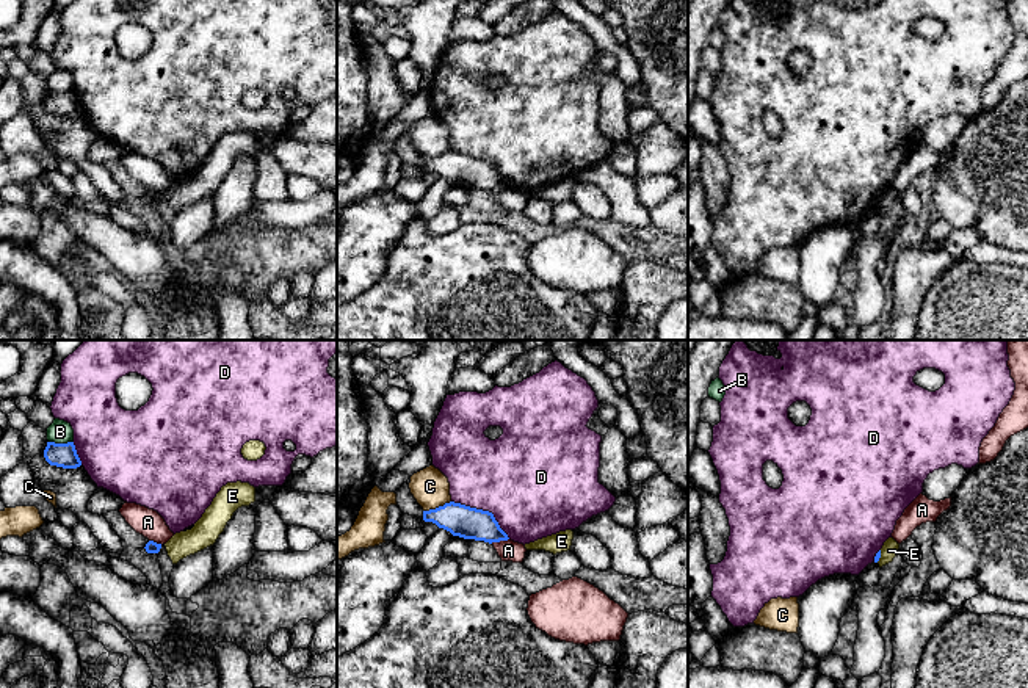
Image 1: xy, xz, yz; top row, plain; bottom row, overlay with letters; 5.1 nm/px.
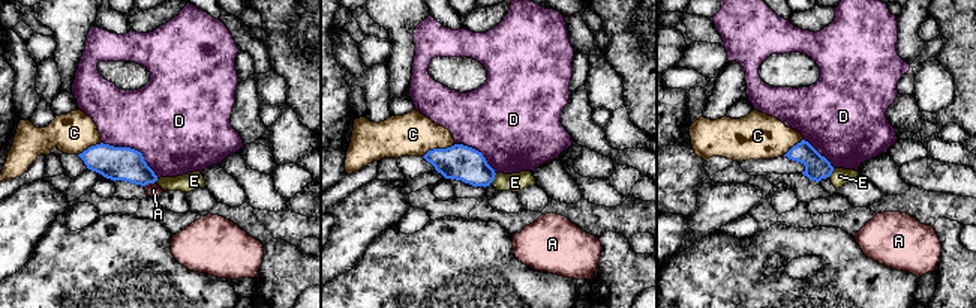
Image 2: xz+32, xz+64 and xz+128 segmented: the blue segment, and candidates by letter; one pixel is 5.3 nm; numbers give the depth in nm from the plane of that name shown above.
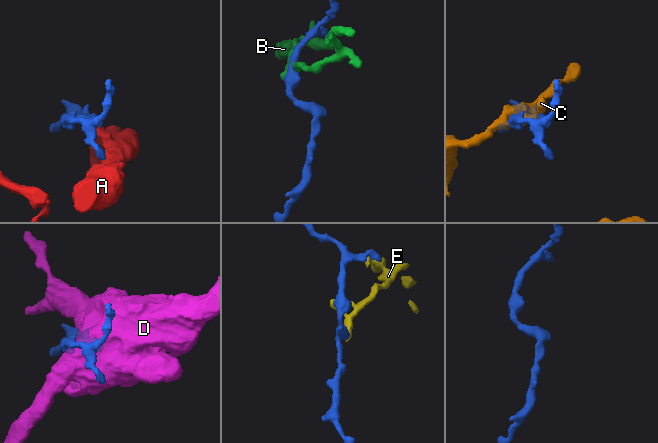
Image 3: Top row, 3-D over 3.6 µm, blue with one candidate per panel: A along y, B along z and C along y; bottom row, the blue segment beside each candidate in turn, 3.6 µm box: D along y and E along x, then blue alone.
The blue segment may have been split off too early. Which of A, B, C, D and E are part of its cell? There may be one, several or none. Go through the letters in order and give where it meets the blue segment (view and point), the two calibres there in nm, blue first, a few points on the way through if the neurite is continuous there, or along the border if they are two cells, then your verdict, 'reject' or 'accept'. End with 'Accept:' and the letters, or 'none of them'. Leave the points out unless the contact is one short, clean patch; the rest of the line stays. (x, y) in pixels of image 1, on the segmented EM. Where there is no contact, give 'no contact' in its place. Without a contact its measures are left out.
A: xz (499, 541) | 160/110 nm | along xz (508, 538), (491, 543) | reject
B: xy (61, 444) | 130/120 nm | along xy (49, 441), (72, 442) | reject
C: xz (436, 508) | 160/190 nm | reject
D: xz (485, 511) | 160/460 nm | reject
E: yz (879, 557) | 30/90 nm | along yz (881, 550), (881, 557), (876, 561) | reject
Accept: none of them

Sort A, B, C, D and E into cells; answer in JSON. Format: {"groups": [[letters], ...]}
{"groups": [["A"], ["B"], ["C"], ["D"], ["E"]]}

